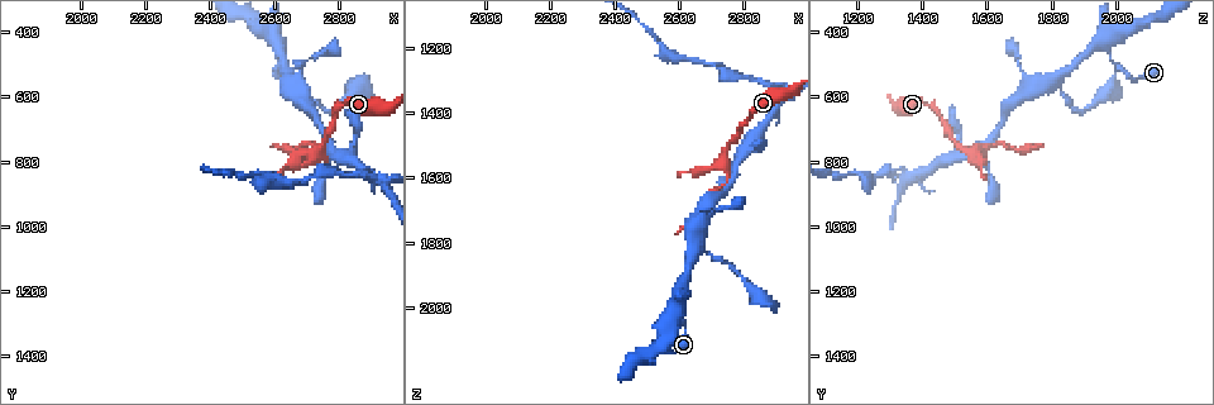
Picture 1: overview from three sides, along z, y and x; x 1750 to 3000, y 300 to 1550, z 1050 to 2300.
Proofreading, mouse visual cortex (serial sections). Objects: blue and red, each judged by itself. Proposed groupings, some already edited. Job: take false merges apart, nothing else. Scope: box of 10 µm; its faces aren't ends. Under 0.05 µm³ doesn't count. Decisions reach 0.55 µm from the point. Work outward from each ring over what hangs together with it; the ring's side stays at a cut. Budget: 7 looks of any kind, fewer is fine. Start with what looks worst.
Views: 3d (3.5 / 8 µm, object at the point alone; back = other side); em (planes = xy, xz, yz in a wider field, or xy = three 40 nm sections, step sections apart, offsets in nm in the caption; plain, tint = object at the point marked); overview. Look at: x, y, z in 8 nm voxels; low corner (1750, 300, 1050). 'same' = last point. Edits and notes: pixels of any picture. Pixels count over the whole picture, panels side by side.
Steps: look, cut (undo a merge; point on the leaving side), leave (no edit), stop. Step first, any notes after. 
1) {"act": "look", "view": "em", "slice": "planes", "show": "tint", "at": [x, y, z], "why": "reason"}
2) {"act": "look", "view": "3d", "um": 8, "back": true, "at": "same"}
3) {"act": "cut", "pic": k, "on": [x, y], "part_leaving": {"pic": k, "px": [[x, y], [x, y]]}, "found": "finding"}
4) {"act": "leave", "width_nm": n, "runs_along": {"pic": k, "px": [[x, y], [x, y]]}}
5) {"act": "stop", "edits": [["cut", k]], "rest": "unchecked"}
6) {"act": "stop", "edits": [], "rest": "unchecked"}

{"act": "look", "view": "3d", "um": 3.5, "back": true, "at": [2740, 760, 1550], "why": "abrupt turn"}

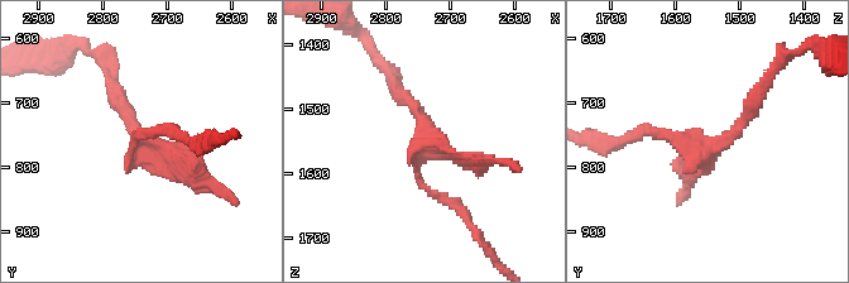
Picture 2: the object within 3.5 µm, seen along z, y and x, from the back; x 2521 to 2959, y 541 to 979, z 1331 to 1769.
{"act": "look", "view": "em", "slice": "xy", "step": 1, "show": "tint", "at": [2735, 765, 1545]}

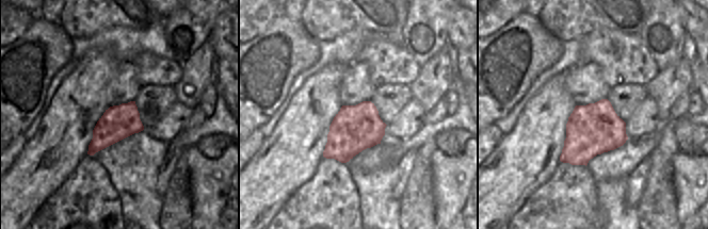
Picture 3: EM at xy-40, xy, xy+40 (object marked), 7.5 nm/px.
{"act": "look", "view": "em", "slice": "xy", "step": 3, "show": "tint", "at": "same"}

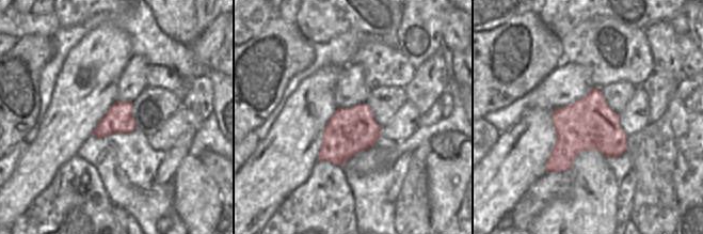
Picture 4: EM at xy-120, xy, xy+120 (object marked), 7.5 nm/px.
{"act": "leave", "width_nm": 360, "runs_along": {"pic": 2, "px": [[394, 91], [426, 126], [418, 182], [449, 201]]}, "found": "all the same cell"}

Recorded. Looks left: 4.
{"act": "look", "view": "3d", "um": 3.5, "at": [2650, 540, 1820], "why": "three-way junction"}

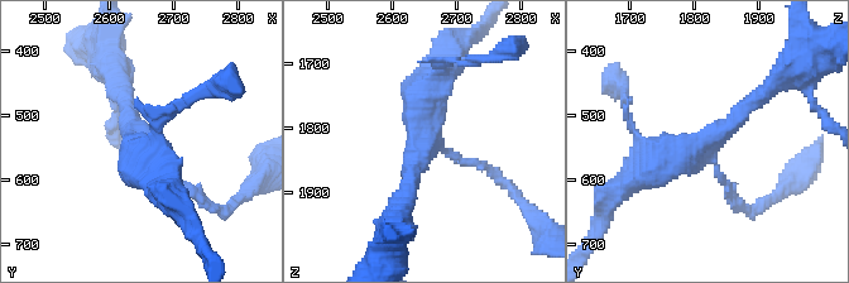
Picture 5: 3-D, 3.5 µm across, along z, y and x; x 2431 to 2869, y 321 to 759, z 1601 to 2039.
{"act": "look", "view": "em", "slice": "planes", "show": "tint", "at": [2645, 535, 1825], "arms": 3, "arm_widths_nm": [100, 200, 450], "why": "now the EM"}

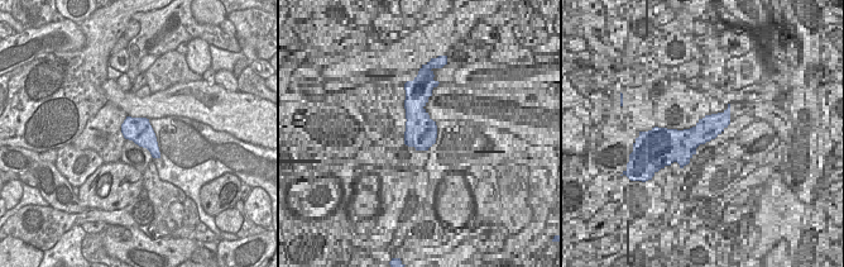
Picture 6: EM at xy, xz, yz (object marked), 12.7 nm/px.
{"act": "leave", "runs_along": {"pic": 5, "px": [[770, 85], [728, 128], [637, 178]]}, "found": "one cell here"}

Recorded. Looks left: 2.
{"act": "look", "view": "em", "slice": "xy", "step": 5, "show": "tint", "at": [2910, 840, 1360], "why": "four arms meet"}

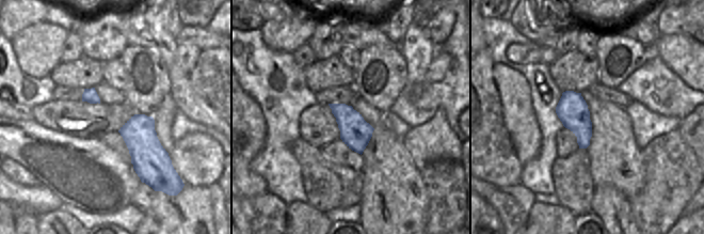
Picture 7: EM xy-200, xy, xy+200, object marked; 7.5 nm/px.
{"act": "look", "view": "3d", "um": 3.5, "at": "same", "why": "wider look"}

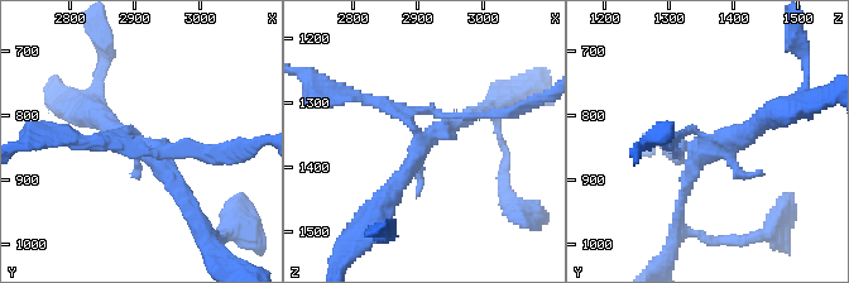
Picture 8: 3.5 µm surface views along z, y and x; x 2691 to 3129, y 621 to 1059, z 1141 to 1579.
{"act": "cut", "pic": 8, "on": [379, 102], "part_leaving": {"pic": 8, "px": [[417, 130], [385, 104], [316, 85]]}, "found": "a second cell is stuck on"}

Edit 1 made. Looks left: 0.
{"act": "stop", "edits": [["cut", 8]], "rest": "unchecked"}

